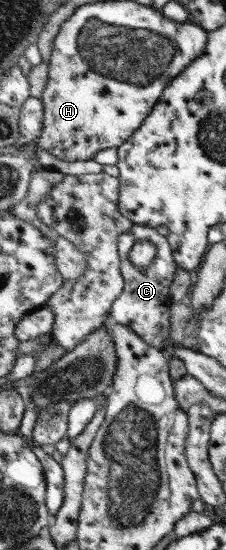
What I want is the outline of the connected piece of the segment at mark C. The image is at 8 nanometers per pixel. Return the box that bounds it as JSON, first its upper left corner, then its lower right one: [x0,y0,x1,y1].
[110,224,178,350]

